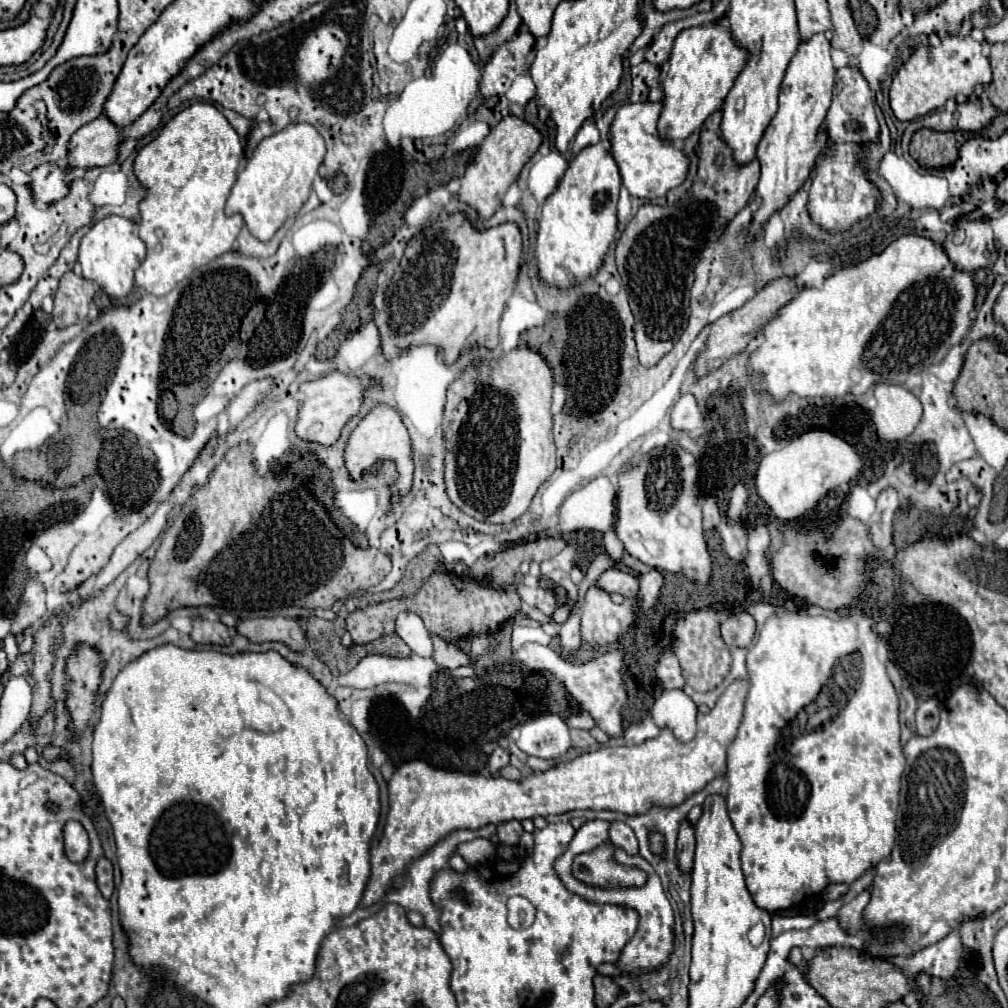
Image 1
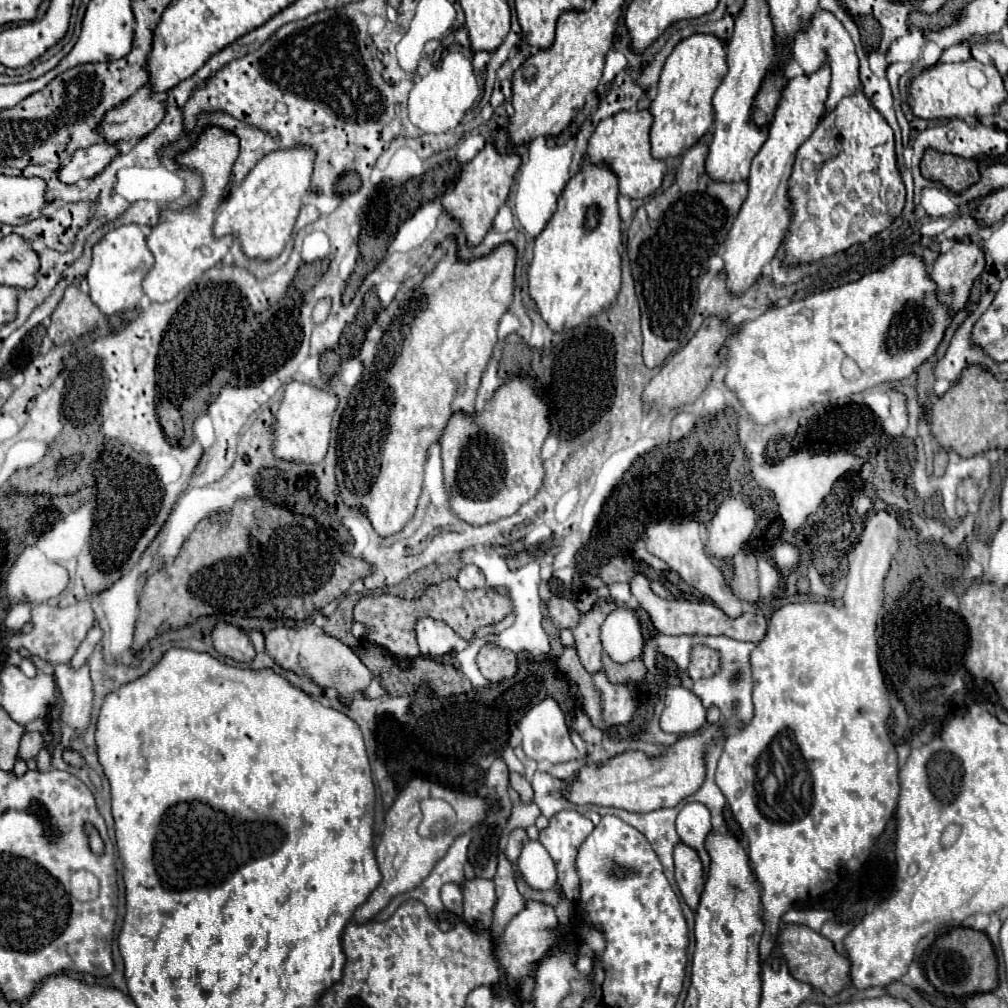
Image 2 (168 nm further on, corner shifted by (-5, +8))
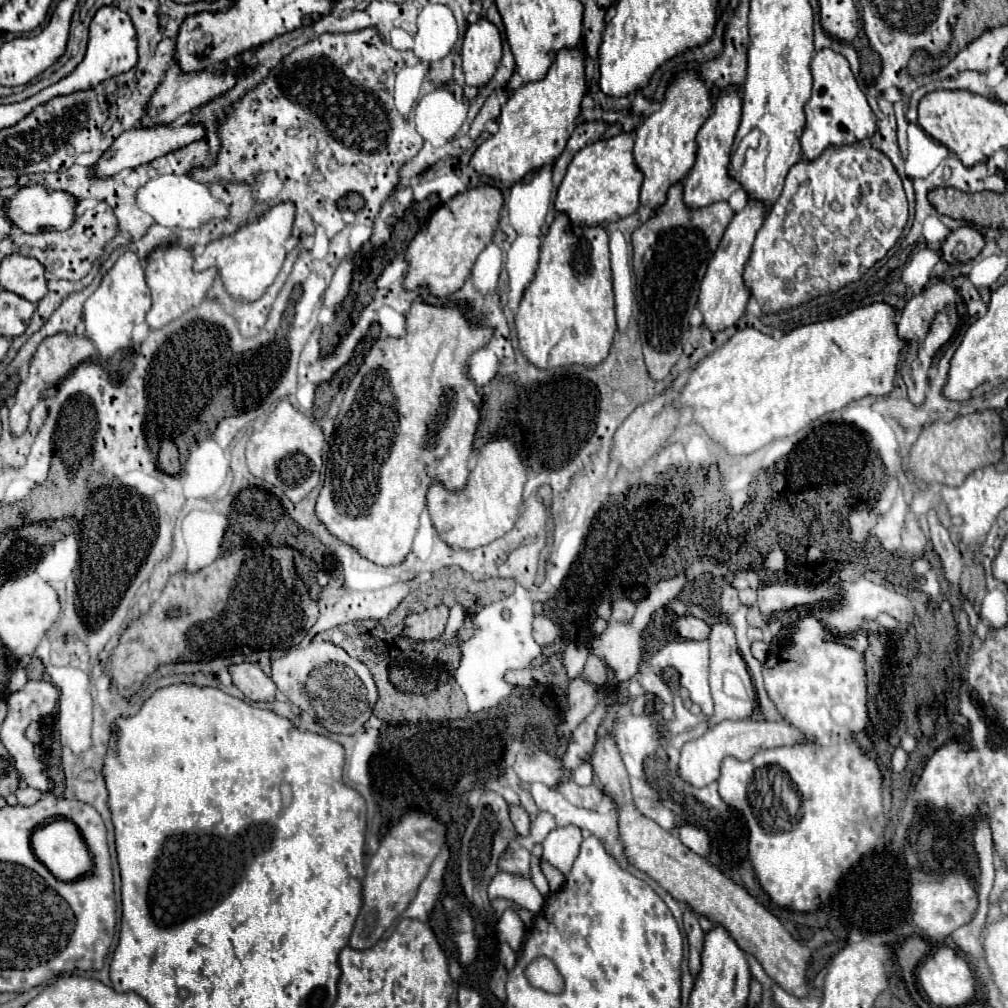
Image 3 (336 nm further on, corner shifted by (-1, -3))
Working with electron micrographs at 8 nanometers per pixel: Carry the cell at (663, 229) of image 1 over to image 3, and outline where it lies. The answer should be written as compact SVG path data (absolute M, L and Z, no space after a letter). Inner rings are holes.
M683 182L667 190L667 200L631 236L633 270L637 278L635 296L639 302L639 332L645 366L653 380L663 380L681 356L681 336L689 326L689 316L699 298L699 286L711 254L733 218L735 210L727 202L705 208L687 208L683 202Z

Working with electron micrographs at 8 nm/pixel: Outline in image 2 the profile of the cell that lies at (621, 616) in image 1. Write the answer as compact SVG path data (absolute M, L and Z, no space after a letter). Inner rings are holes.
M597 601L597 605L585 613L585 617L581 619L581 623L573 629L575 641L577 641L577 653L581 663L585 665L585 671L589 675L595 675L601 671L601 643L599 643L599 627L603 623L603 619L615 609L617 605L613 603L605 603L605 601Z

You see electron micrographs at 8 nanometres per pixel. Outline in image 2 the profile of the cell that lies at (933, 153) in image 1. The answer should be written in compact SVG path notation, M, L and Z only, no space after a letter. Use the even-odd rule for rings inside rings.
M929 149L921 161L921 175L941 183L951 193L963 193L965 187L971 187L981 179L979 169L971 169L971 161L957 155L941 155L933 149Z

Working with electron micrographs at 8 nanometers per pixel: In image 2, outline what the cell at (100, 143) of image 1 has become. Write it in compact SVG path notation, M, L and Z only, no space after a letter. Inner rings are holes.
M143 85L131 99L127 99L125 103L121 103L119 107L111 109L107 115L105 115L105 121L101 125L101 131L105 135L107 141L111 143L121 143L121 141L129 141L133 137L145 137L147 133L151 133L159 123L161 119L165 117L165 101L159 99L153 91L151 91L151 85Z

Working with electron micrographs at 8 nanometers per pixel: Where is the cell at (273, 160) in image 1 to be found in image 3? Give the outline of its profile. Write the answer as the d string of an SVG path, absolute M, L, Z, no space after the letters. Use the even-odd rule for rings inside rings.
M291 200L267 208L257 216L255 222L247 222L239 226L233 234L209 242L205 246L205 252L195 258L195 270L215 266L231 296L247 302L257 300L271 286L285 262L285 242L291 234L295 212L297 210Z

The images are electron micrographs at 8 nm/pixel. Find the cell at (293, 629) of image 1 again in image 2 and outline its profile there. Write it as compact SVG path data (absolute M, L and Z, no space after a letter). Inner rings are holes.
M307 623L307 627L303 629L271 629L269 633L265 633L265 649L281 669L309 677L323 689L335 689L341 705L351 705L353 695L365 693L371 683L369 669L363 665L363 661L343 641L327 635L315 623Z

